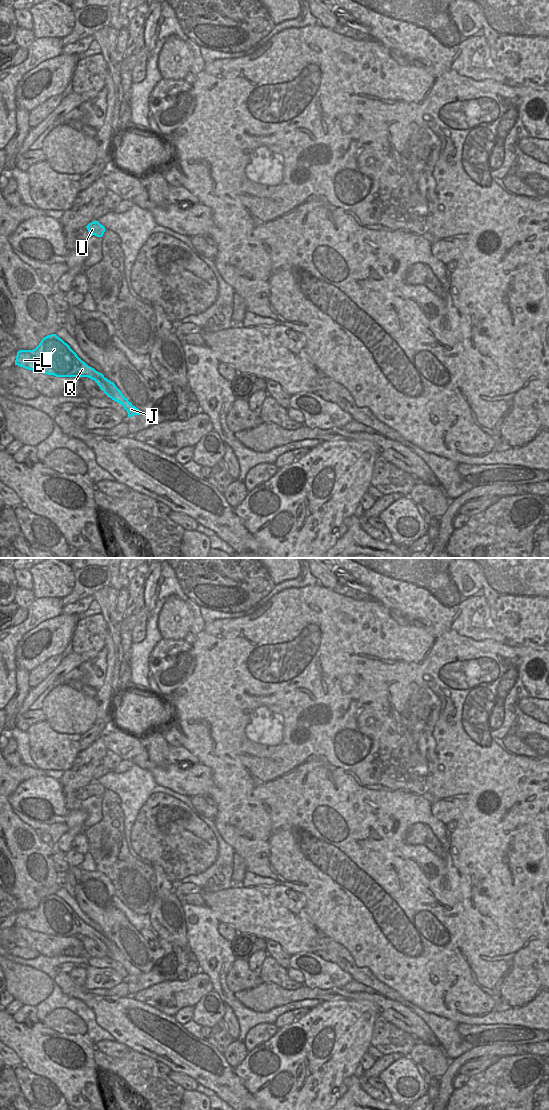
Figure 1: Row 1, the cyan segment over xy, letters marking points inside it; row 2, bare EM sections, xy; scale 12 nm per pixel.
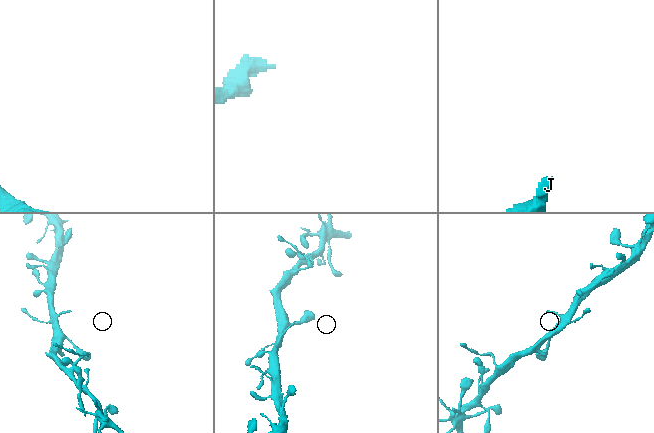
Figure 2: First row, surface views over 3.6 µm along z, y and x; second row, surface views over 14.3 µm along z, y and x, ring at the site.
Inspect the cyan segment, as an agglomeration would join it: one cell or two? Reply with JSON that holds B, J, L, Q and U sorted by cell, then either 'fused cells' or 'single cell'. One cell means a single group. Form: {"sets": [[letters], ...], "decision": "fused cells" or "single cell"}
{"sets": [["B", "J", "L", "Q", "U"]], "decision": "single cell"}

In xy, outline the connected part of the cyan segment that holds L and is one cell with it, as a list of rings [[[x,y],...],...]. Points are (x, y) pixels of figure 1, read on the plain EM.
[[[56,894],[44,897],[33,910],[18,911],[15,925],[56,937],[88,937],[97,943],[107,957],[120,963],[127,971],[128,977],[142,974],[113,942],[82,921]]]

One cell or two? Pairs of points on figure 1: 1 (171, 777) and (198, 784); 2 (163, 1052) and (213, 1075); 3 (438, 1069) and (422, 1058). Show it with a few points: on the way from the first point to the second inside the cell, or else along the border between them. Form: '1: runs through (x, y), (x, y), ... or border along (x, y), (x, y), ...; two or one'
1: runs through (178, 778), (191, 780); one
2: runs through (175, 1052), (201, 1069); one
3: runs through (434, 1065), (426, 1058); one

